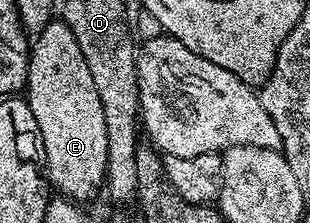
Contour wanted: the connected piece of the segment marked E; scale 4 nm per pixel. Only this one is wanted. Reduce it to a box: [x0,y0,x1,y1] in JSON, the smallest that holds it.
[27,19,107,202]

